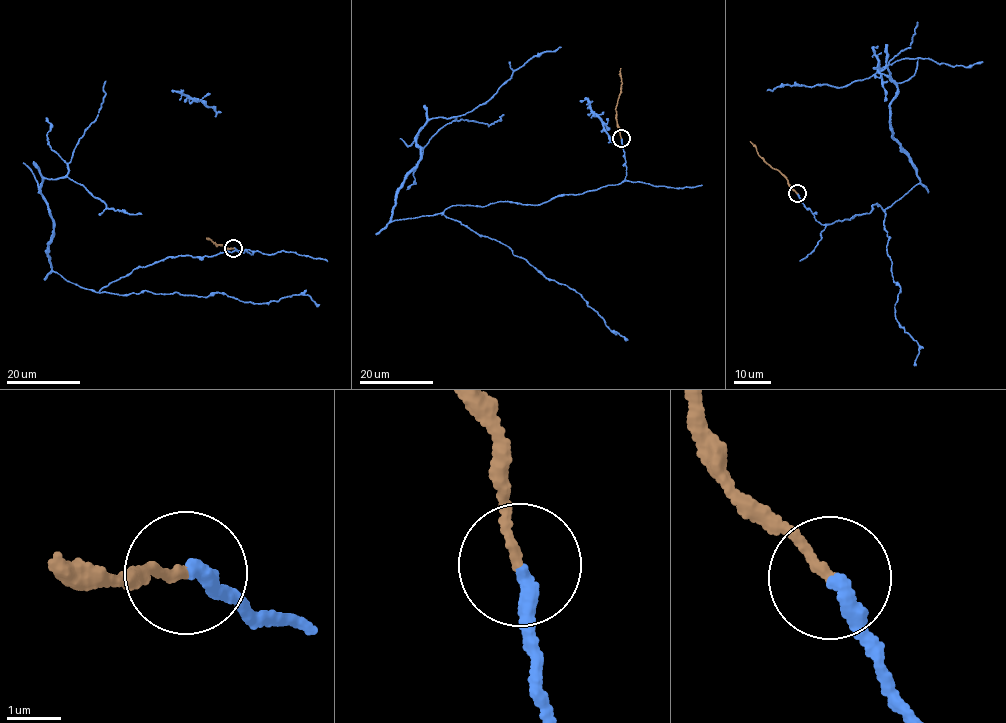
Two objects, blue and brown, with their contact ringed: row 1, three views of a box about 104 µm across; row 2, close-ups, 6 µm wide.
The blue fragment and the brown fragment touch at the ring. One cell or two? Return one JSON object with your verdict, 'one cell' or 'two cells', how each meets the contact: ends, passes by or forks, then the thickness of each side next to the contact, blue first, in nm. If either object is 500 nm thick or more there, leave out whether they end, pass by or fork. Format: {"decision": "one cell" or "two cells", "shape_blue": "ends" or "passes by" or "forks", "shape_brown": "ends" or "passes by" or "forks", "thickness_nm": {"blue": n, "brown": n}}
{"decision": "one cell", "shape_blue": "ends", "shape_brown": "ends", "thickness_nm": {"blue": 280, "brown": 160}}

